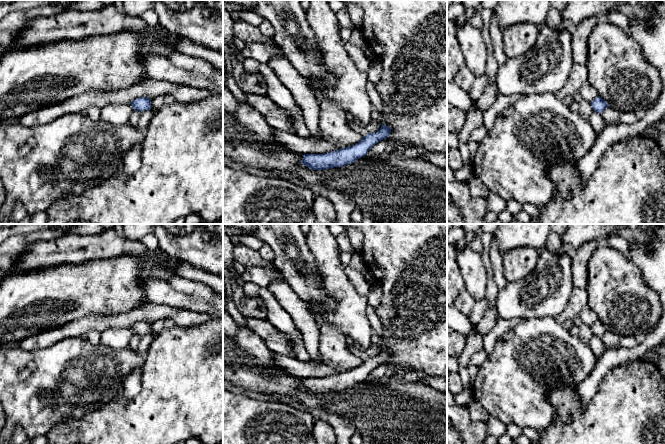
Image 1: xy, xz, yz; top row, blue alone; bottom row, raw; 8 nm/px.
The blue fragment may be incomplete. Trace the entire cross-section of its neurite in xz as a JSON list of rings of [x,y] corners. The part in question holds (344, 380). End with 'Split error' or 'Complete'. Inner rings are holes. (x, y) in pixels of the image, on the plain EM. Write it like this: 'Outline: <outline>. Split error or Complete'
Outline: [[[382,348],[376,357],[368,357],[353,370],[323,378],[304,378],[301,386],[313,394],[343,391],[364,381],[372,370],[386,363],[390,357],[391,352]]]. Complete

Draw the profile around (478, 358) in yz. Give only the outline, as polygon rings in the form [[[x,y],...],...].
[[[483,349],[480,351],[476,352],[470,359],[469,365],[471,366],[477,366],[477,365],[482,365],[487,358],[487,355]]]

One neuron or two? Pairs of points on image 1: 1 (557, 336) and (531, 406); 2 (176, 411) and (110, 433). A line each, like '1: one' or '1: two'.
1: one
2: one

